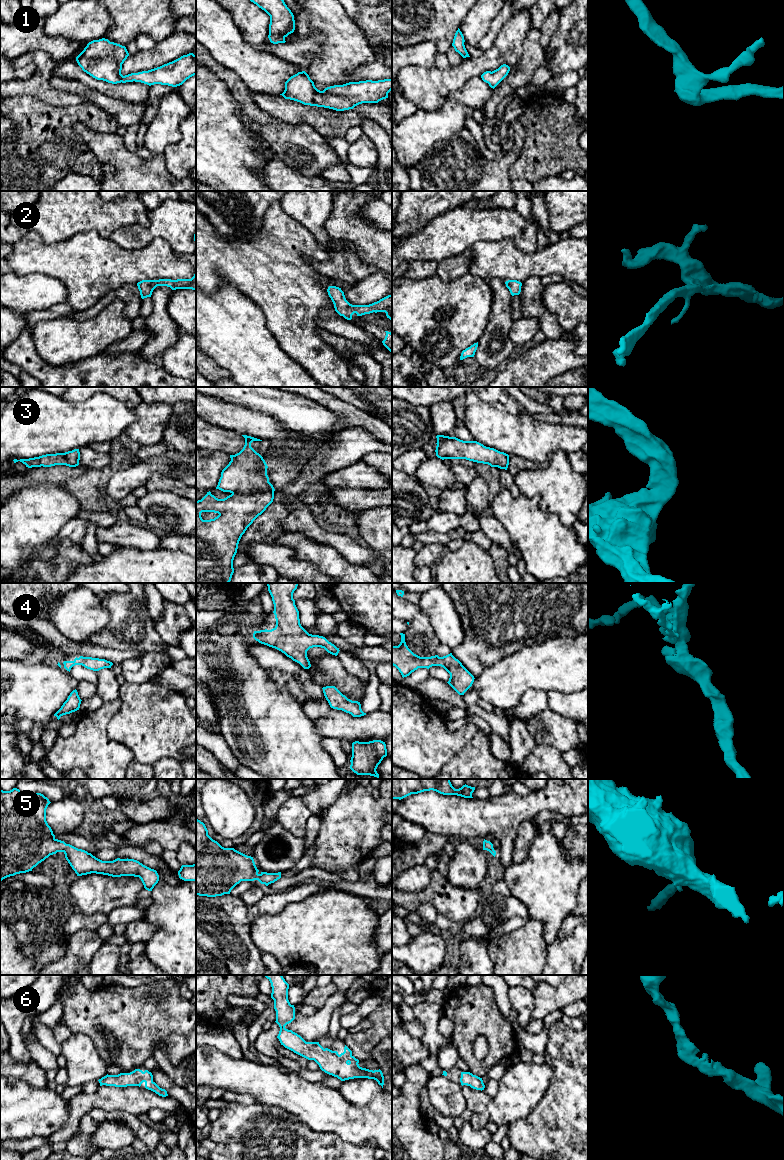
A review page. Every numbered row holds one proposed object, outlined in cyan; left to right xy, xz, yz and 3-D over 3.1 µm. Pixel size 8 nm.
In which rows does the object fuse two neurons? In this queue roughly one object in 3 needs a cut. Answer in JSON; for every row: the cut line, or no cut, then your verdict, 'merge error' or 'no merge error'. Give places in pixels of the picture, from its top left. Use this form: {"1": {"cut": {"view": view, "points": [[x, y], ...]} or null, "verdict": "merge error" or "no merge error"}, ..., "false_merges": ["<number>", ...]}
{"1": {"cut": null, "verdict": "no merge error"}, "2": {"cut": null, "verdict": "no merge error"}, "3": {"cut": null, "verdict": "no merge error"}, "4": {"cut": null, "verdict": "no merge error"}, "5": {"cut": null, "verdict": "no merge error"}, "6": {"cut": null, "verdict": "no merge error"}, "false_merges": []}

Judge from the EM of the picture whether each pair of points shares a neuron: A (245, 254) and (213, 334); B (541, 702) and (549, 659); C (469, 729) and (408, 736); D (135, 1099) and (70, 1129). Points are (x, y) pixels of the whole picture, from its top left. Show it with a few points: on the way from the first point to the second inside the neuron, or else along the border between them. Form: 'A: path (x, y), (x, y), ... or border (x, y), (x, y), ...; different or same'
A: border (220, 274), (251, 300); different
B: border (546, 693), (540, 689), (528, 688), (521, 699); different
C: path (454, 737), (423, 737); same
D: path (117, 1099), (93, 1100), (80, 1111); same

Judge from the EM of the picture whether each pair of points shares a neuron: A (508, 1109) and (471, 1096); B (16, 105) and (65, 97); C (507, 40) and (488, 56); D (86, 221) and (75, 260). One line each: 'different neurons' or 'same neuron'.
A: different neurons
B: different neurons
C: same neuron
D: different neurons

